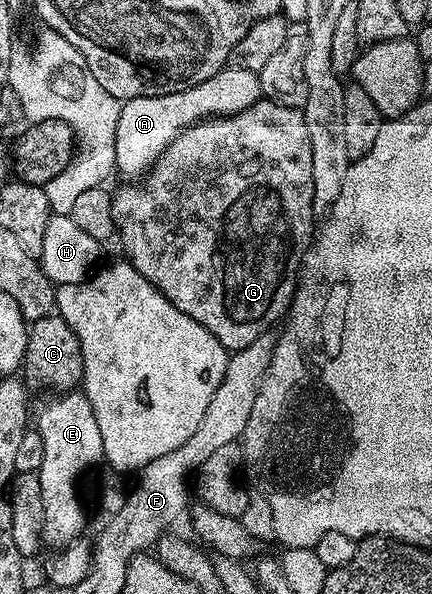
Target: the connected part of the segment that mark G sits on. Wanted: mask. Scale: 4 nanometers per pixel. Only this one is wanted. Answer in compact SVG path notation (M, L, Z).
M263 98L234 116L200 120L191 128L182 131L166 147L162 157L154 163L141 183L126 182L119 192L113 193L113 198L112 214L116 240L117 243L122 243L122 248L126 251L123 252L125 259L129 260L136 270L140 270L140 274L144 274L144 278L148 278L148 282L152 282L152 286L158 288L160 294L164 294L164 298L168 298L168 302L176 306L176 310L200 322L200 326L209 330L231 353L239 352L244 346L252 346L252 342L256 342L260 334L271 331L275 327L273 324L287 315L290 302L294 299L294 290L300 283L300 269L306 249L310 247L316 232L312 202L312 146L308 139L308 125L304 122L304 114L300 108L289 108Z

